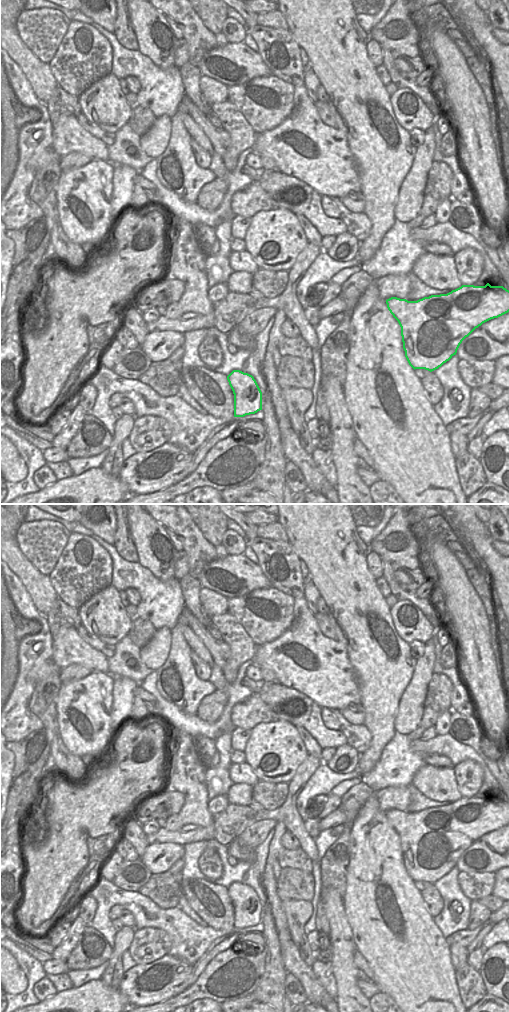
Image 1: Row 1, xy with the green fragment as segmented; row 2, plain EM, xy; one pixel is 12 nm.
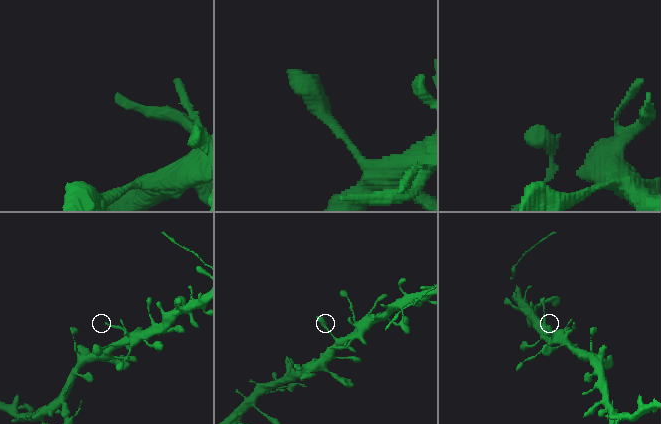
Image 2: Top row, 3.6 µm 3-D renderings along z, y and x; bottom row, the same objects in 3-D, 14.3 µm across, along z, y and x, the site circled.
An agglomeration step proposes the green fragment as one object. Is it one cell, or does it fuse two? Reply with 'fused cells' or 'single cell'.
single cell

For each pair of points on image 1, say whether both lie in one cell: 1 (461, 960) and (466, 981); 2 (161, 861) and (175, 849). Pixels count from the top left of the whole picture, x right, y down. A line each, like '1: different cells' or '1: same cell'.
1: different cells
2: same cell

